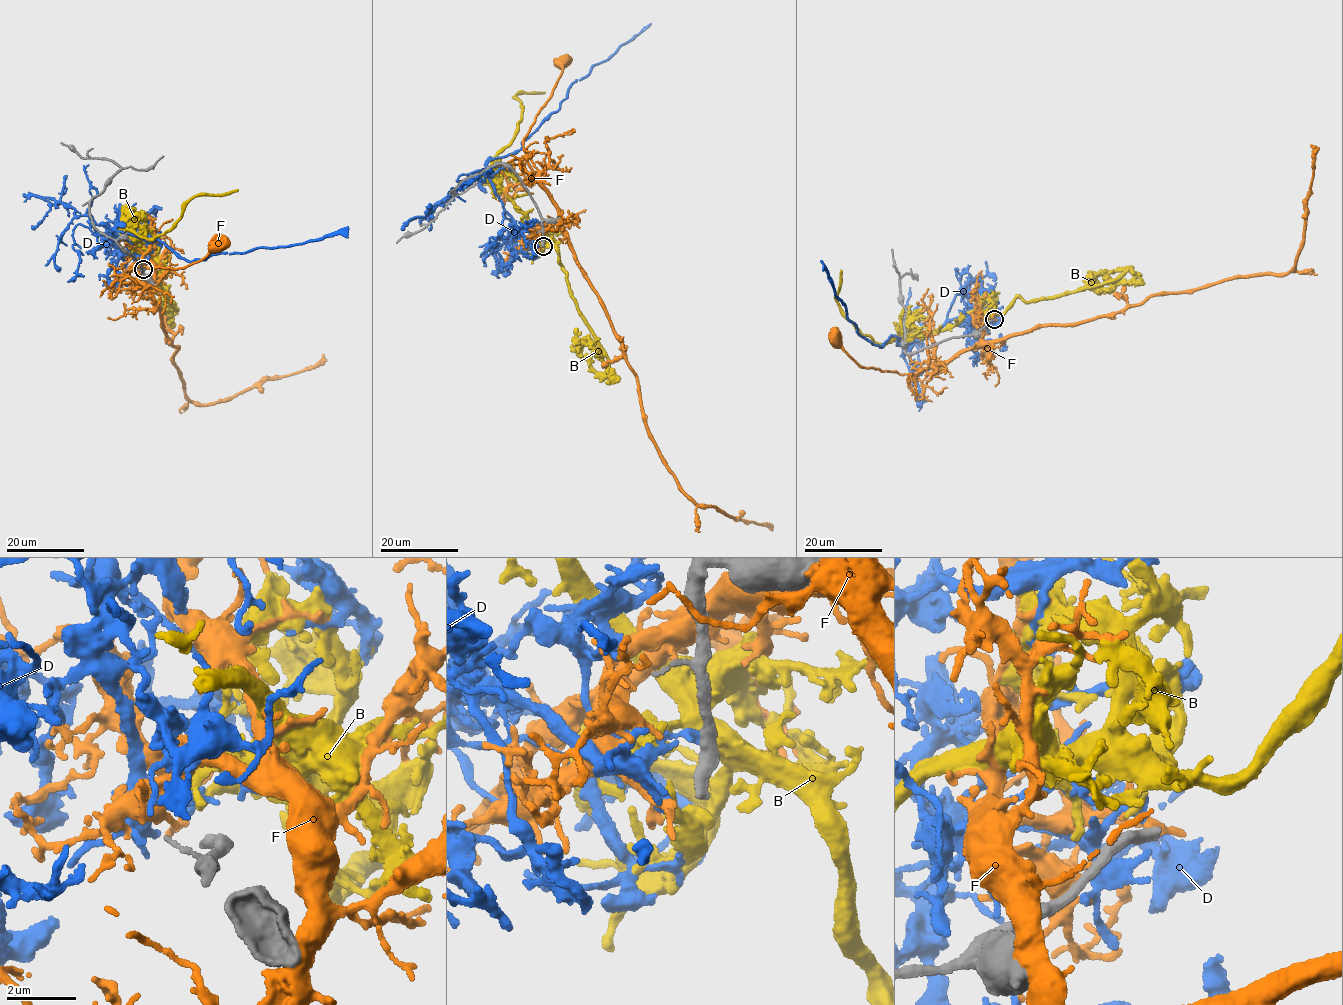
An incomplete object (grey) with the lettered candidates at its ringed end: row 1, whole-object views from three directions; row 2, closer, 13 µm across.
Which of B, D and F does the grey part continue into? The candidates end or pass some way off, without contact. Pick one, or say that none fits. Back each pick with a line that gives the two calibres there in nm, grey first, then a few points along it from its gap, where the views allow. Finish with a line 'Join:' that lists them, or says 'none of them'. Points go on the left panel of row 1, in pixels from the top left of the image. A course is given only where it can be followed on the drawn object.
Join: none of them

